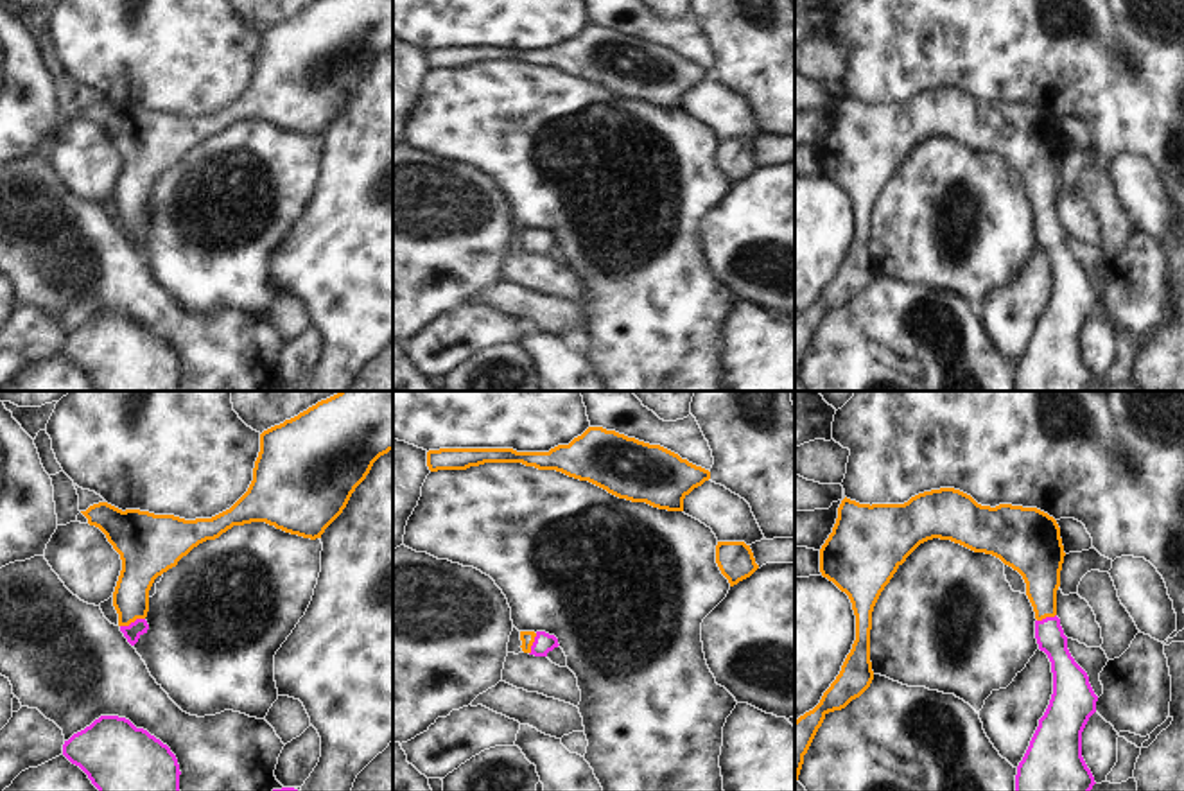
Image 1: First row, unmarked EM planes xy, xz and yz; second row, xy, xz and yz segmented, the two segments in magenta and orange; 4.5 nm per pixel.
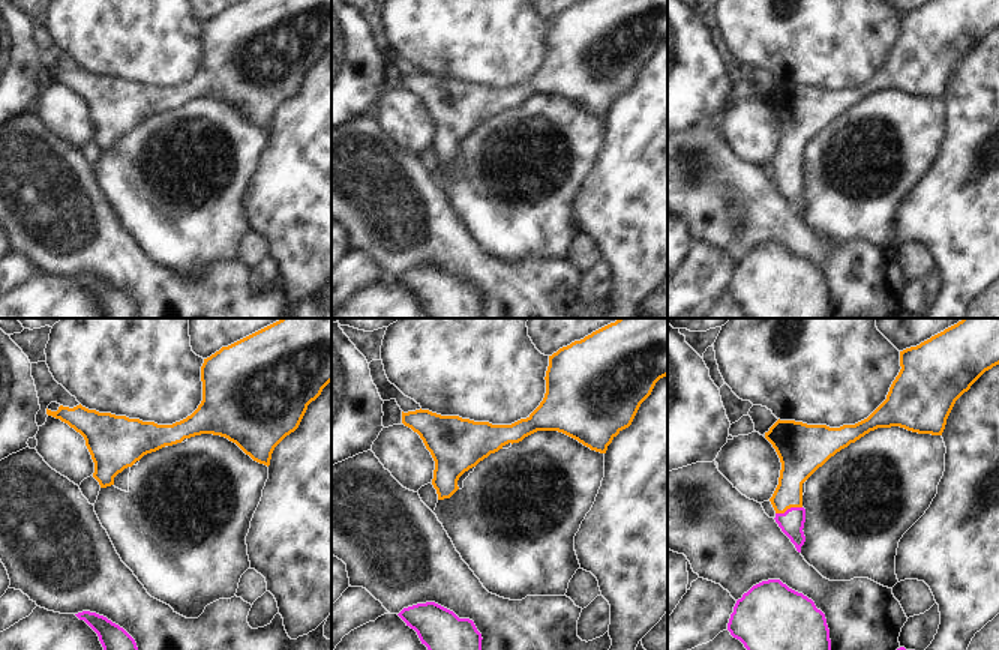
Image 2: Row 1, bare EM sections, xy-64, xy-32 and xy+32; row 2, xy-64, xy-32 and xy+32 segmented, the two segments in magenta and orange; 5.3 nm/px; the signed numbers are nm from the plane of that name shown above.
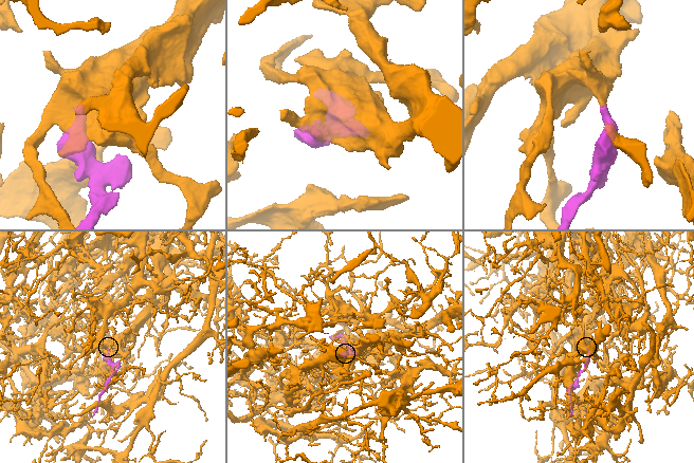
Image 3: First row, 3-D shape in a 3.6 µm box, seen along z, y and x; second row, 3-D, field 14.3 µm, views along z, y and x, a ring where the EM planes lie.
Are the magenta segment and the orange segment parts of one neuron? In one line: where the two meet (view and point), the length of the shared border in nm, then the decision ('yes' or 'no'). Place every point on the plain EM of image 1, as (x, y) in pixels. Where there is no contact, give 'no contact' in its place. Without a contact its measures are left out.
meets magenta in xy at (131, 221); contact 120 nm long; yes

